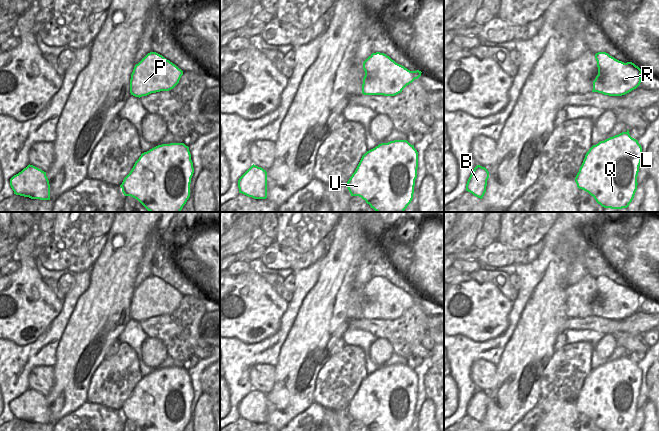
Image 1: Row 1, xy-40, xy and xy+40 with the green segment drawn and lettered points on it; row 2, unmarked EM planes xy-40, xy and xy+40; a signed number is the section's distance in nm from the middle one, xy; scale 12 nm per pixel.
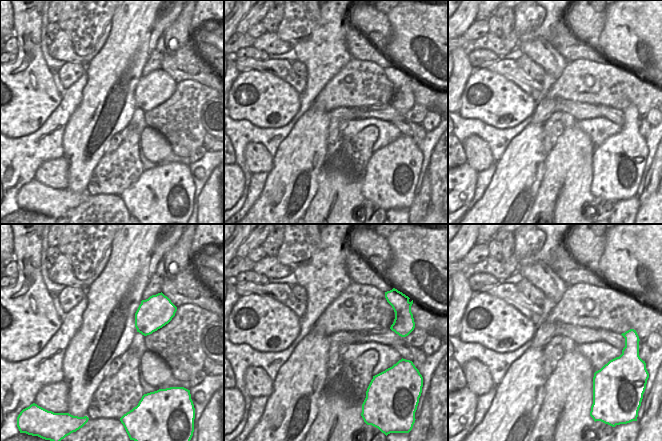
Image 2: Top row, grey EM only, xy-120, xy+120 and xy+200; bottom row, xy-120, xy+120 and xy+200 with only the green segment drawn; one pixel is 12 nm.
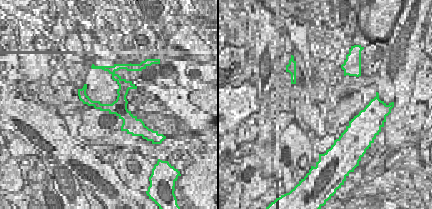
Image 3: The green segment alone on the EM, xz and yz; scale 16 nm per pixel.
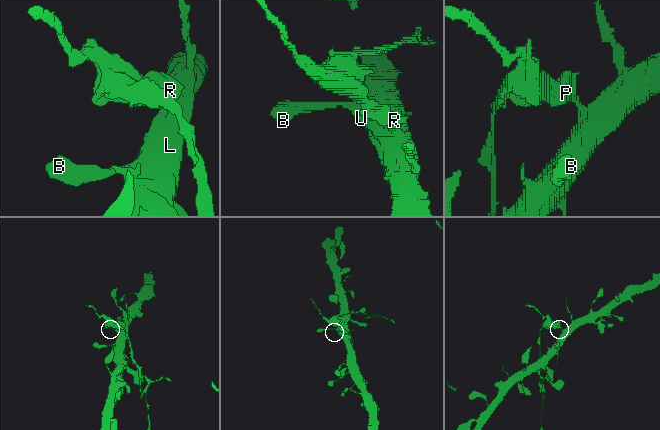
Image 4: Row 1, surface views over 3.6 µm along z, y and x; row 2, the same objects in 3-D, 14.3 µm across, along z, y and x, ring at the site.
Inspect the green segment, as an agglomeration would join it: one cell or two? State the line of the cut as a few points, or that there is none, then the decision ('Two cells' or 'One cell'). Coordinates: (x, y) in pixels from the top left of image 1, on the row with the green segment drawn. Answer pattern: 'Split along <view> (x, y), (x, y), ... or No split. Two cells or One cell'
Split along xy-40 (135, 66), (146, 69), (151, 84), (160, 90). Two cells

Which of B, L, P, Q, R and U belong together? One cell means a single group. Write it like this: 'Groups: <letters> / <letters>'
Groups: B L Q R U / P

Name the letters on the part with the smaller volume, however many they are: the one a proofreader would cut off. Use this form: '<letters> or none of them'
P

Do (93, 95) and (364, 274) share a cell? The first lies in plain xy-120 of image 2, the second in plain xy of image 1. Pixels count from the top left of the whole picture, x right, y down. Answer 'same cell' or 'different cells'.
different cells

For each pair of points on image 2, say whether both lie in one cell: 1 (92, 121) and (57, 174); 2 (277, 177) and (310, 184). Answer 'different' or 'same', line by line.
1: different
2: same

